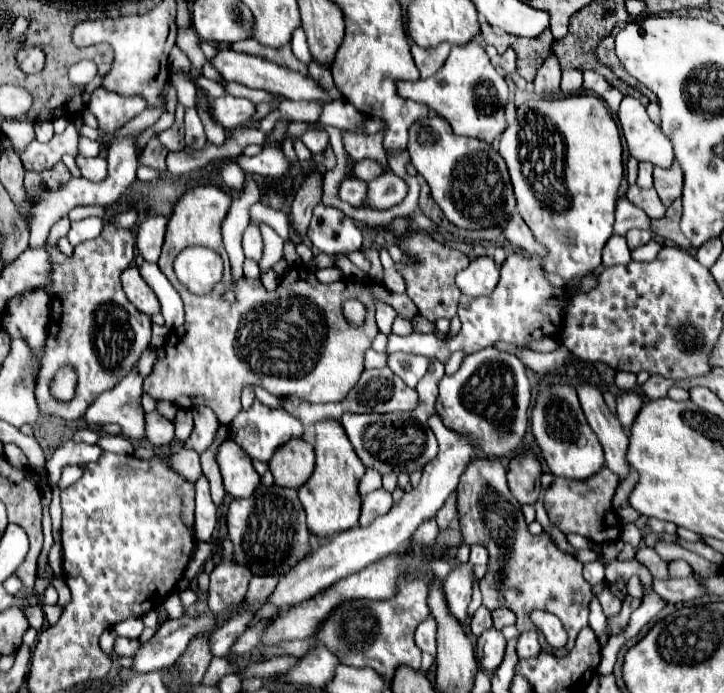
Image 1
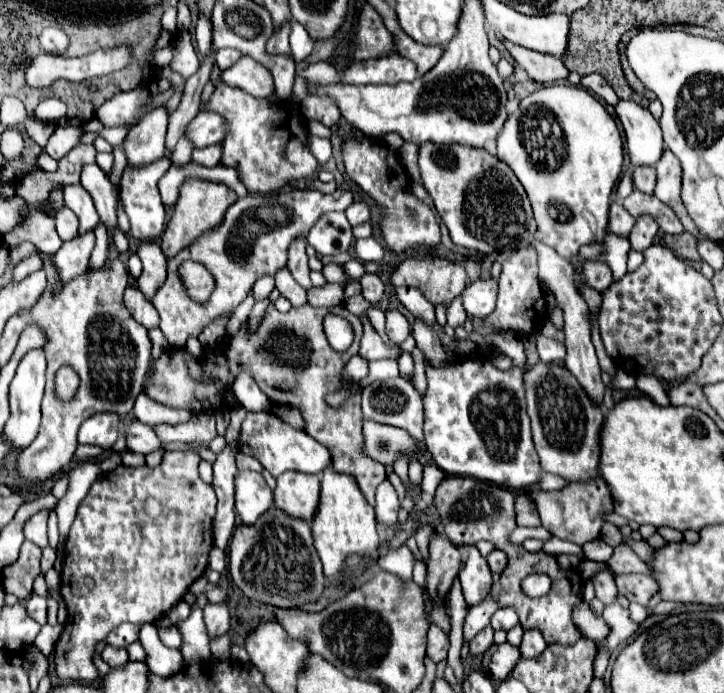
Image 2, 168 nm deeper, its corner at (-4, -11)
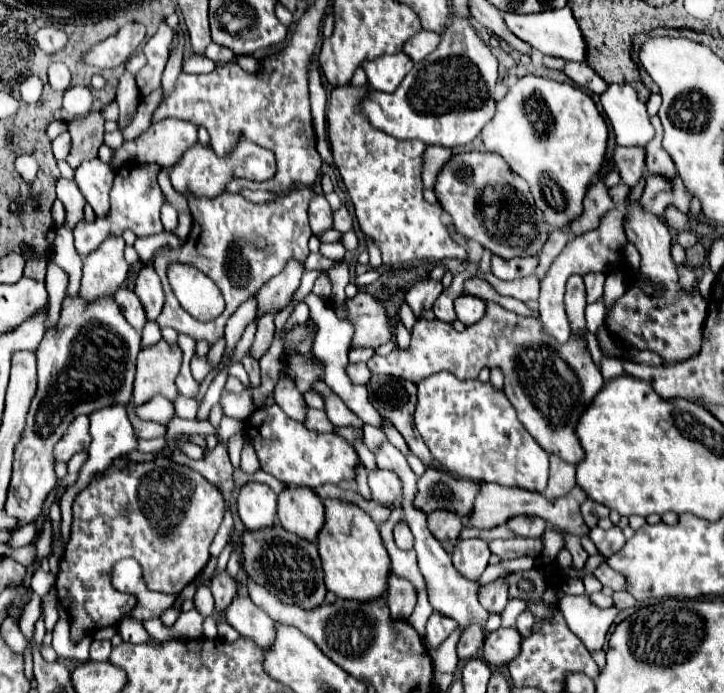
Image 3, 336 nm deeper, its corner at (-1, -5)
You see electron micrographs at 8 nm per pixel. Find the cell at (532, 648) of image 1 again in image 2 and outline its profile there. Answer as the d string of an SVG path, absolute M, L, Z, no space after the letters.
M536 628L526 630L522 642L524 642L524 646L520 644L520 652L522 652L524 658L536 658L536 656L540 656L540 652L546 648L546 642L544 642L542 632L536 630Z

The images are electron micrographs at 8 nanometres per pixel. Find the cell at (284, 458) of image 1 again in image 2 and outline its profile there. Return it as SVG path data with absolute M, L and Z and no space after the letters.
M284 472L276 478L274 502L276 508L292 518L312 522L318 512L320 478L304 476L300 472Z

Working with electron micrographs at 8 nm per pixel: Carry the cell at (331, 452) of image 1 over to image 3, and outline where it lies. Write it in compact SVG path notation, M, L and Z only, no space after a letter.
M325 498L323 504L325 526L317 536L317 548L325 570L327 590L337 594L339 598L351 598L361 602L383 596L387 590L387 574L391 570L391 562L387 548L383 546L381 534L377 530L377 524L357 504L339 498Z

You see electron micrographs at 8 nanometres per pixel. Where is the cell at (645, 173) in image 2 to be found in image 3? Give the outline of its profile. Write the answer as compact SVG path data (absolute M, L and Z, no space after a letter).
M617 146L615 166L619 168L621 180L633 188L643 178L643 172L645 172L645 150L635 146L633 148Z

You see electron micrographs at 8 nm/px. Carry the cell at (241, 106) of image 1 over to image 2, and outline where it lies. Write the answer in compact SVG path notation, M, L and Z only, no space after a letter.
M198 112L198 116L186 126L182 136L190 140L194 148L218 144L224 138L224 120L220 120L220 116L216 116L214 112Z

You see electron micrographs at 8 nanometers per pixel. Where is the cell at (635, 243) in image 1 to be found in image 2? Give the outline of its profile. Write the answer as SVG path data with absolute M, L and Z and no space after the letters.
M642 214L642 216L638 216L638 220L630 232L630 244L634 250L642 252L644 248L648 248L648 244L654 242L656 234L658 234L656 220L652 220L652 216L648 216L648 214Z

